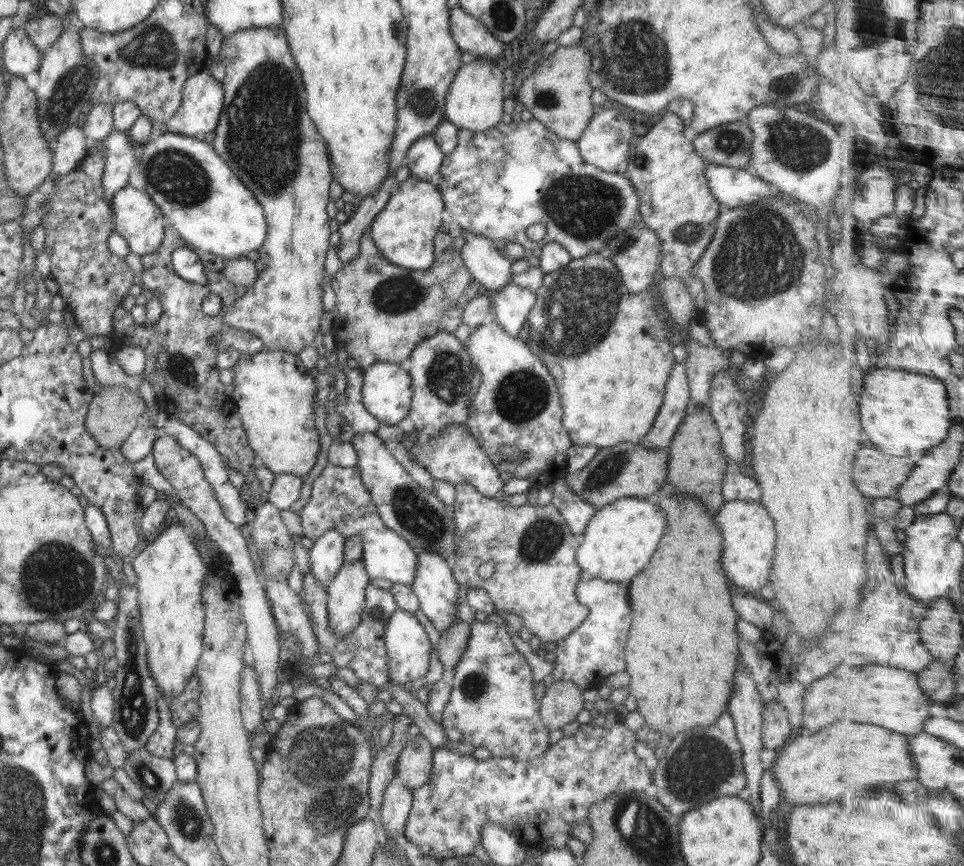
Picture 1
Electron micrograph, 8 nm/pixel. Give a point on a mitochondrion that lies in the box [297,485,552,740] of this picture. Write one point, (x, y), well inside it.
(474, 687)

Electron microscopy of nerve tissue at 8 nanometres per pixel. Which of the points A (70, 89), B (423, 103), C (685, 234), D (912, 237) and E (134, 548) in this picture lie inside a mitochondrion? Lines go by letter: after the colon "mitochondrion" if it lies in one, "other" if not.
A: mitochondrion
B: mitochondrion
C: mitochondrion
D: other
E: other

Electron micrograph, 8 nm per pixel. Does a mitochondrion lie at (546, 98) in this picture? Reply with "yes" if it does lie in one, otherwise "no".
yes

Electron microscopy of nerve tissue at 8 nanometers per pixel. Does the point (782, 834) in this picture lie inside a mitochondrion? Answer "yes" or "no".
no

